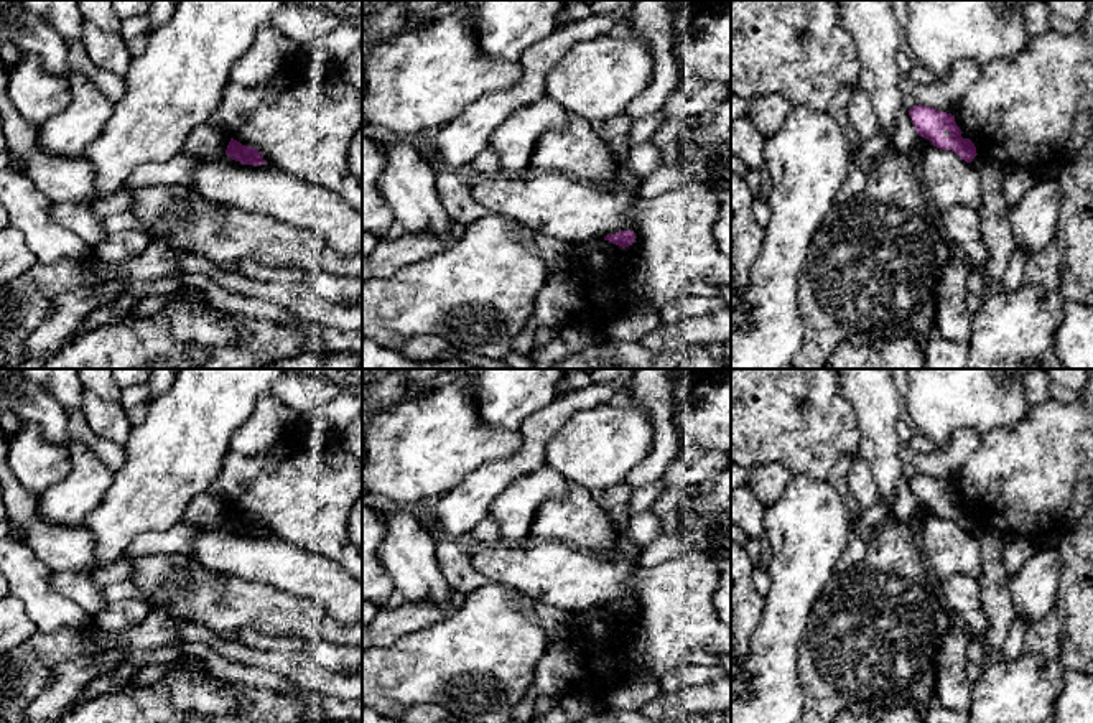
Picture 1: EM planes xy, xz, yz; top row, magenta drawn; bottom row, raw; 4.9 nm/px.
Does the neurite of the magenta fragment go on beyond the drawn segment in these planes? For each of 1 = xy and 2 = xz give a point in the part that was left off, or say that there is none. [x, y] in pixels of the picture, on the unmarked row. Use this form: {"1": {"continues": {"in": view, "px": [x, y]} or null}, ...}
{"1": {"continues": null}, "2": {"continues": null}}

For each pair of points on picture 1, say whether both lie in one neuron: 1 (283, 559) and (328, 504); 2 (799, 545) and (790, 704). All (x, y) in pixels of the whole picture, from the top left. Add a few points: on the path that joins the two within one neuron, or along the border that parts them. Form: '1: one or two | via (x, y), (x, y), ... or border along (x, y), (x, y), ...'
1: two | border along (265, 531), (331, 560)
2: one | via (795, 585), (784, 620), (784, 664)

